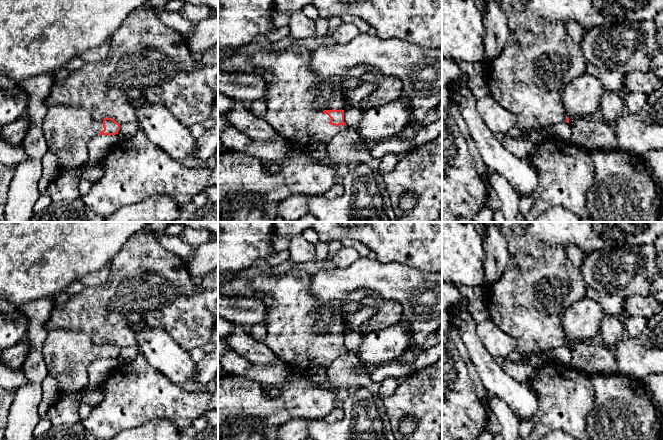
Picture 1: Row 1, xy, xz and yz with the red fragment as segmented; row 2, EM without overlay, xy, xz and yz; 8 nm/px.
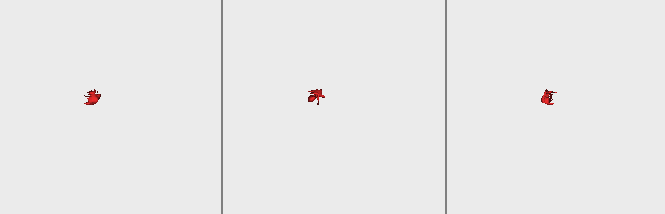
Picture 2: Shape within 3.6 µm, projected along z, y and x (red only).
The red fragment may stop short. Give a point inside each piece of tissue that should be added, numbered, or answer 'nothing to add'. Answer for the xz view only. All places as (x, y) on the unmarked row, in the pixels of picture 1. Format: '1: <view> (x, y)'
1: xz (291, 335)

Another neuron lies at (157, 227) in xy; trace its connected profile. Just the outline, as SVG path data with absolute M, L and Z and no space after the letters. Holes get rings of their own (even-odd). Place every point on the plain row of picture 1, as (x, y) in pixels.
M149 222L146 228L160 236L164 233L168 225L168 222Z

